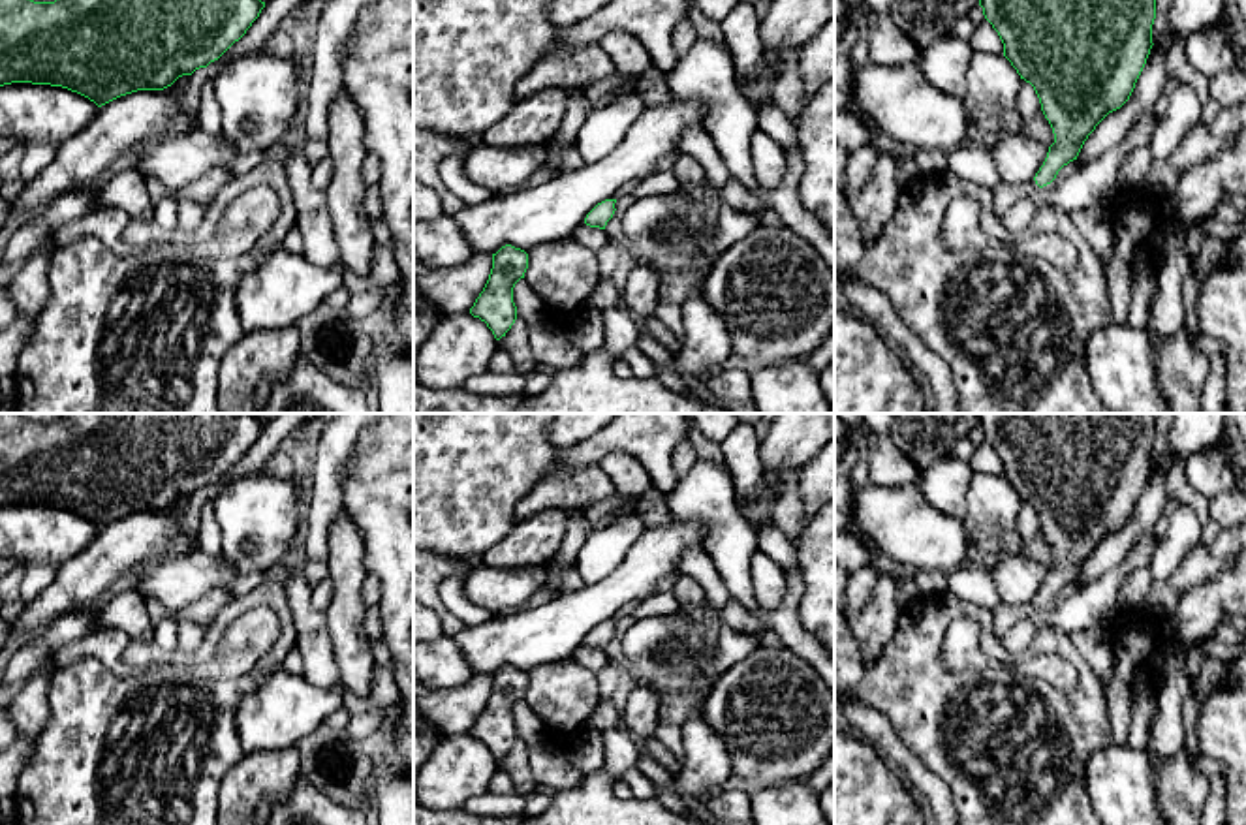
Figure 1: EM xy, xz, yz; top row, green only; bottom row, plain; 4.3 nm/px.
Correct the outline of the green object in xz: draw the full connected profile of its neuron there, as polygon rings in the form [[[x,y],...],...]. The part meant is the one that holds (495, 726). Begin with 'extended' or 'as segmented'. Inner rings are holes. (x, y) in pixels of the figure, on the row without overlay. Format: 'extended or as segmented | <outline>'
as segmented | [[[511,665],[492,675],[492,690],[489,701],[475,720],[470,735],[487,744],[494,759],[500,761],[517,740],[513,724],[513,708],[524,699],[528,690],[528,675]]]

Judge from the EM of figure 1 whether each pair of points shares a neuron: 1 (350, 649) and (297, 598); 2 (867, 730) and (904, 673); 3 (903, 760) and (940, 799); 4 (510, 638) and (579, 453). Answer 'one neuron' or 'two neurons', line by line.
1: two neurons
2: two neurons
3: one neuron
4: two neurons

